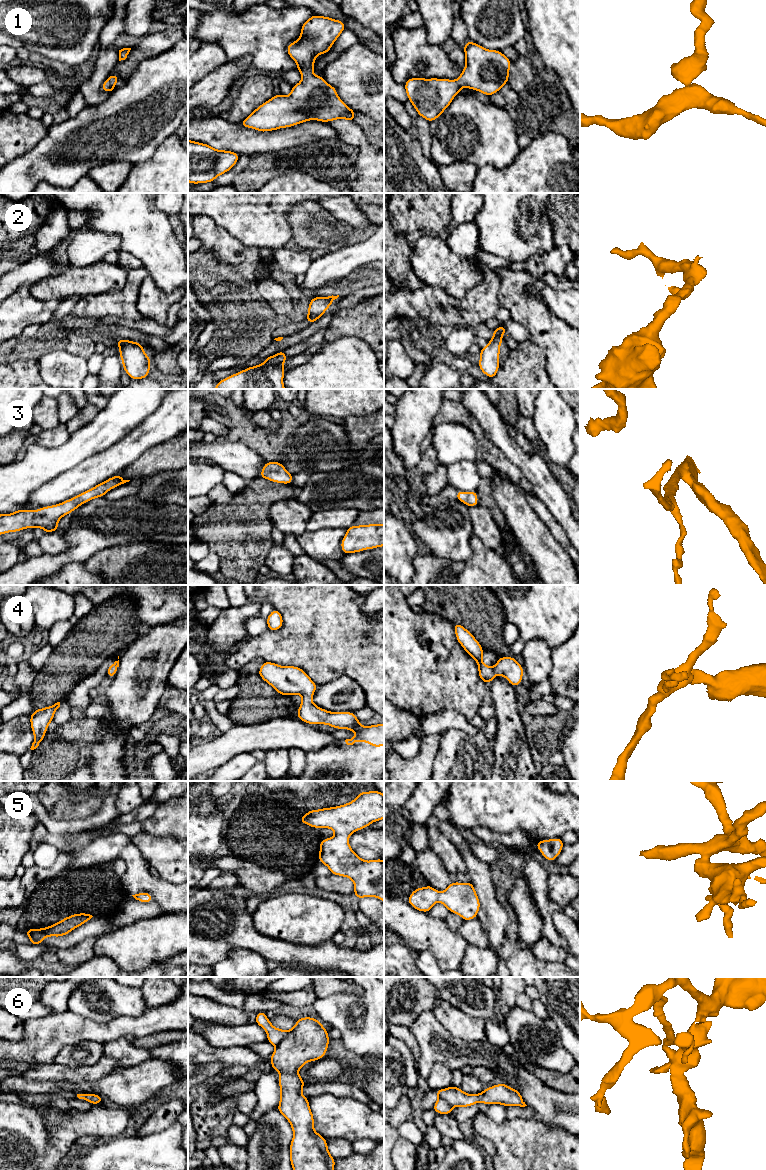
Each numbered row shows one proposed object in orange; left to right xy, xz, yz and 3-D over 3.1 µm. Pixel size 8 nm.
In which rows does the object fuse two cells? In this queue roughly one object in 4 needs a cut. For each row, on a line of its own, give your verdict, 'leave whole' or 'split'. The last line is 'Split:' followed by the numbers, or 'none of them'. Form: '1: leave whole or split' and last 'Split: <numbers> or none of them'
1: leave whole
2: leave whole
3: leave whole
4: leave whole
5: leave whole
6: leave whole
Split: none of them

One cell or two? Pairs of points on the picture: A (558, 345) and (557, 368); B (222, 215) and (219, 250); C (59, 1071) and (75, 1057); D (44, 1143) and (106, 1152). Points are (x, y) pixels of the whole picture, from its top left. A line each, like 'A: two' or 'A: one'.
A: one
B: two
C: two
D: two

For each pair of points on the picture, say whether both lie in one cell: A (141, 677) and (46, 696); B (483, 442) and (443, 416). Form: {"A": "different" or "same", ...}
{"A": "different", "B": "same"}

